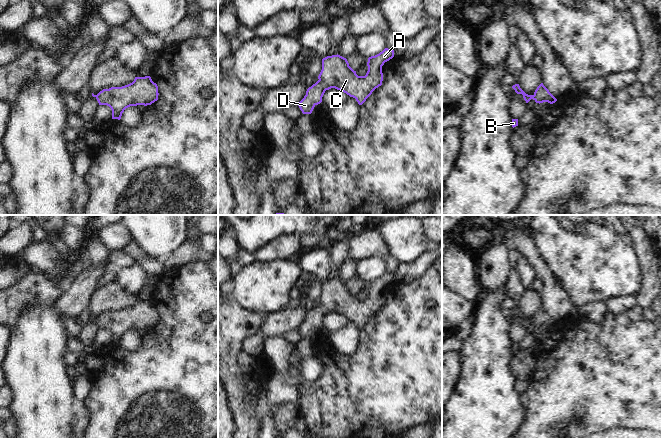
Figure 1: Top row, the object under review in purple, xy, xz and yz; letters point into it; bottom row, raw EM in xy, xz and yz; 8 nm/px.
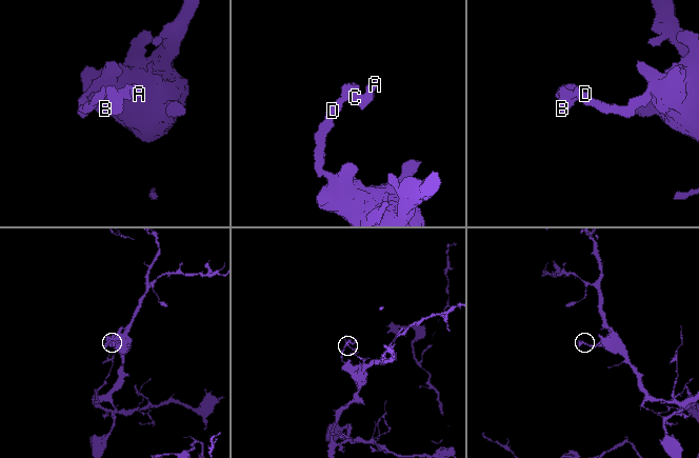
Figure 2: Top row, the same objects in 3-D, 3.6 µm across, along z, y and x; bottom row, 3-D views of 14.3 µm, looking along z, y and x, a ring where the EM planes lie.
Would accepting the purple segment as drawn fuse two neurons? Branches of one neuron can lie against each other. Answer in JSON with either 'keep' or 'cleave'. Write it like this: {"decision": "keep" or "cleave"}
{"decision": "keep"}

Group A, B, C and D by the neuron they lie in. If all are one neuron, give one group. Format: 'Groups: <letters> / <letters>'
Groups: A B C D.

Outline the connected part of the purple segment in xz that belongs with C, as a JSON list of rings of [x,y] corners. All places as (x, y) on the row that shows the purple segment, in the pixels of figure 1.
[[[388,48],[369,57],[365,76],[358,76],[347,59],[338,54],[323,58],[319,80],[307,89],[306,95],[298,104],[300,110],[303,114],[311,114],[314,107],[322,102],[325,91],[331,88],[346,93],[362,105],[382,85],[382,66],[393,57],[394,50]]]

